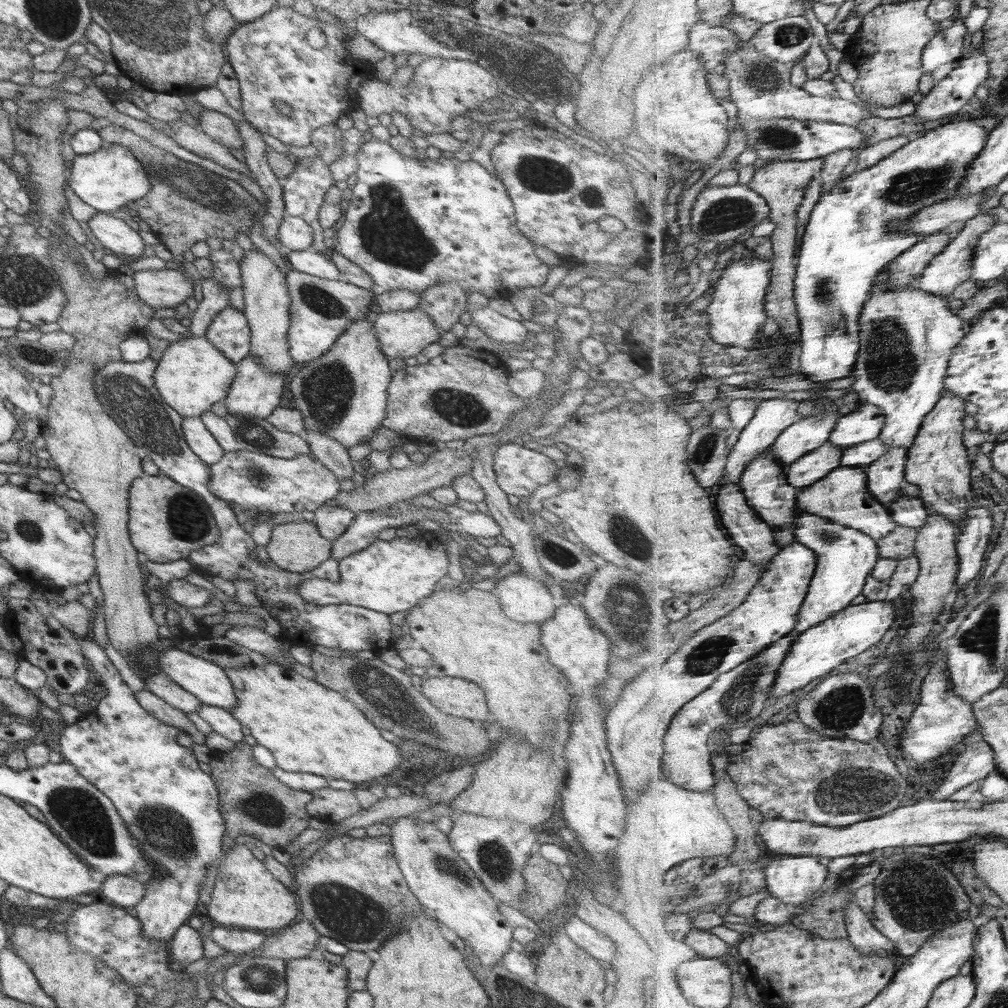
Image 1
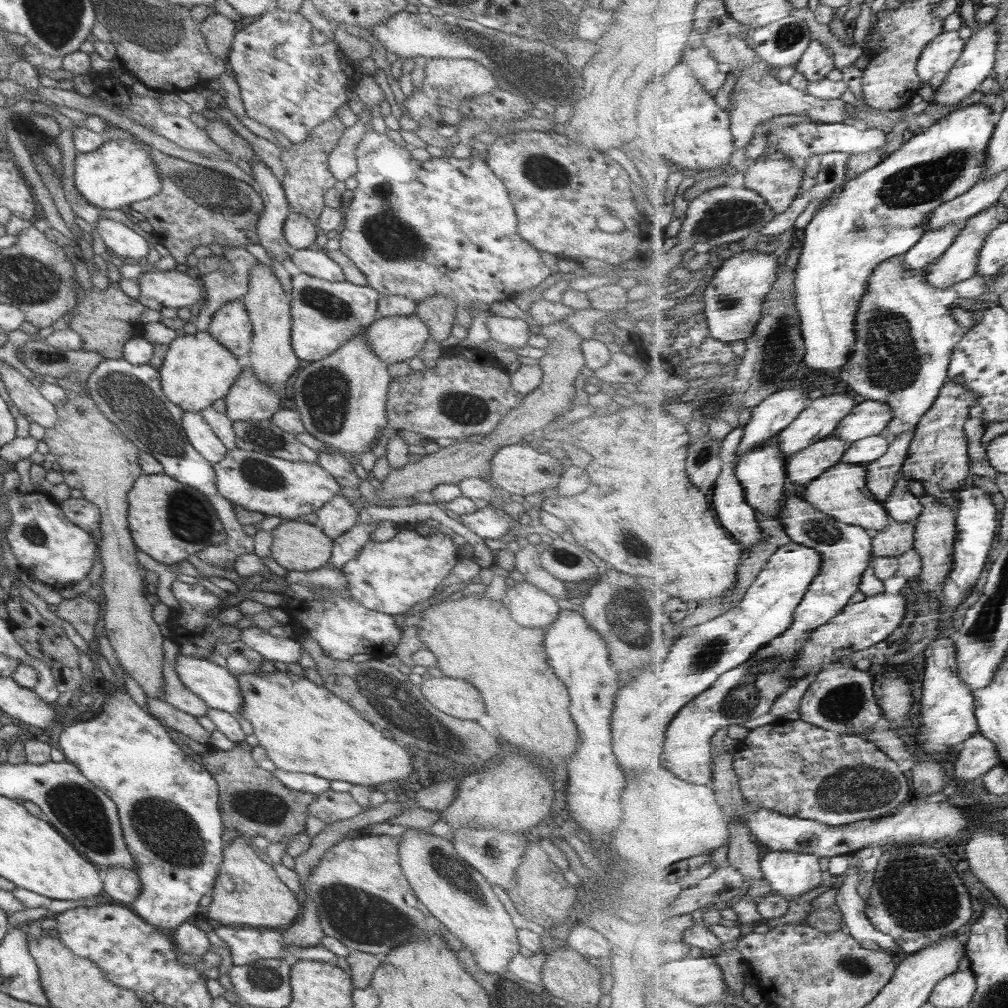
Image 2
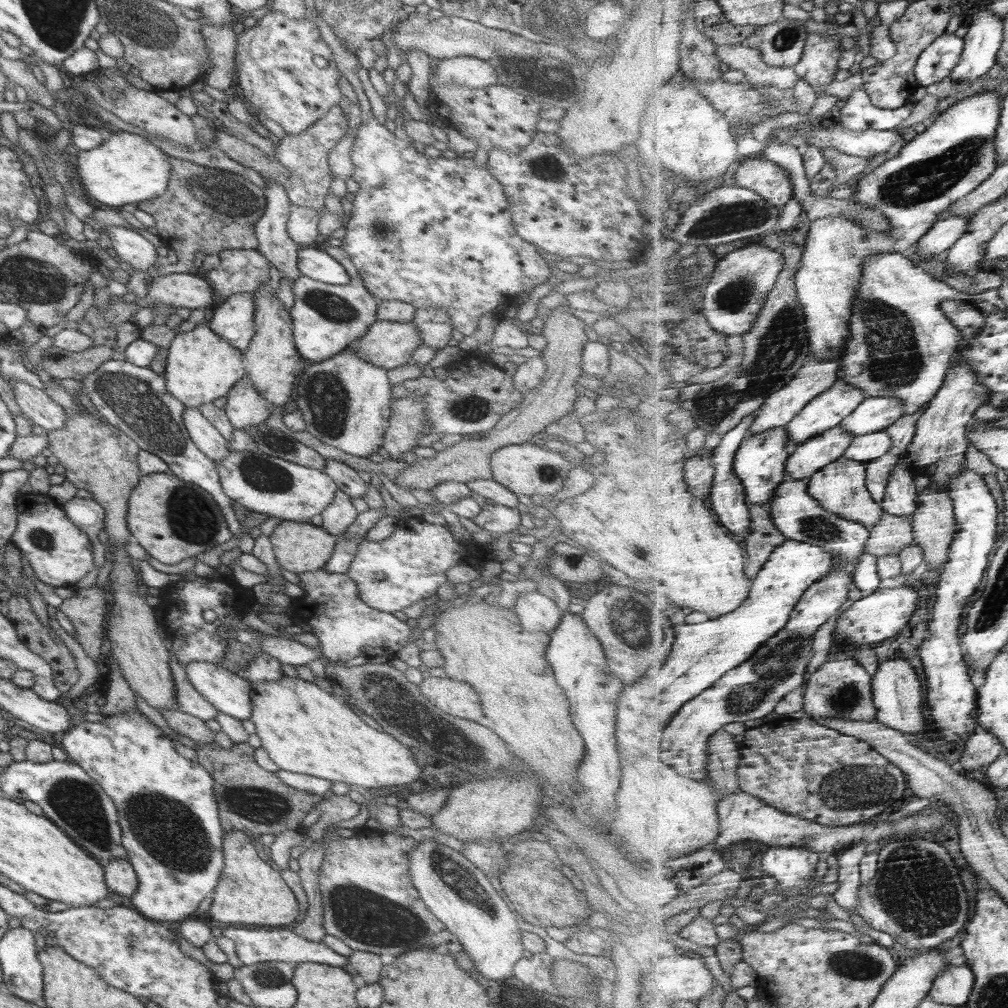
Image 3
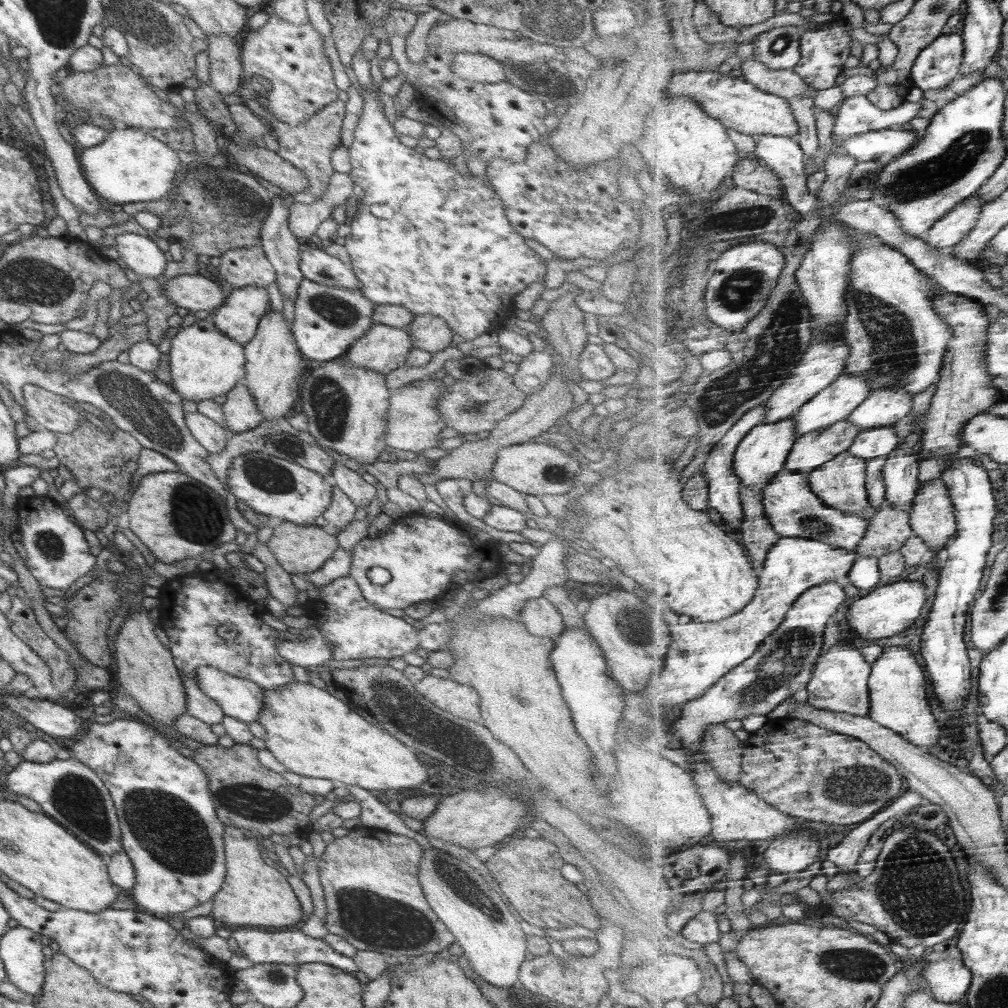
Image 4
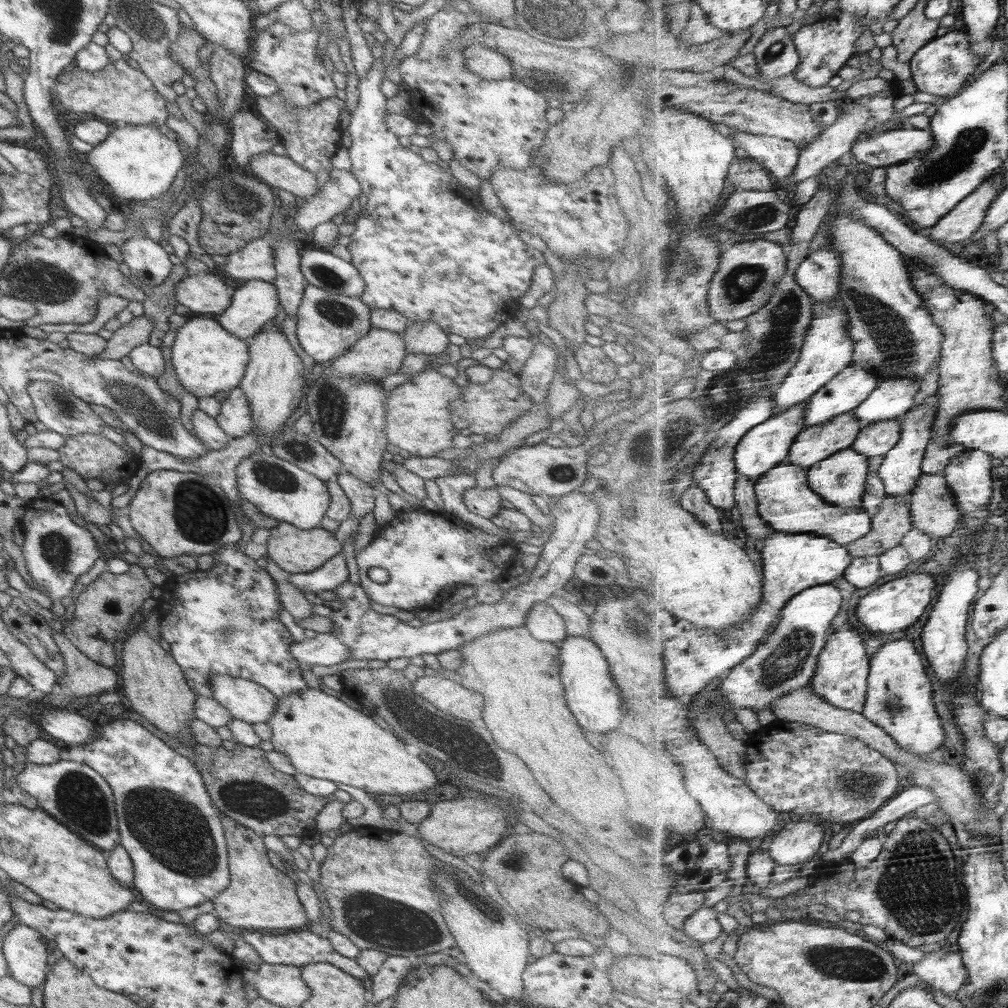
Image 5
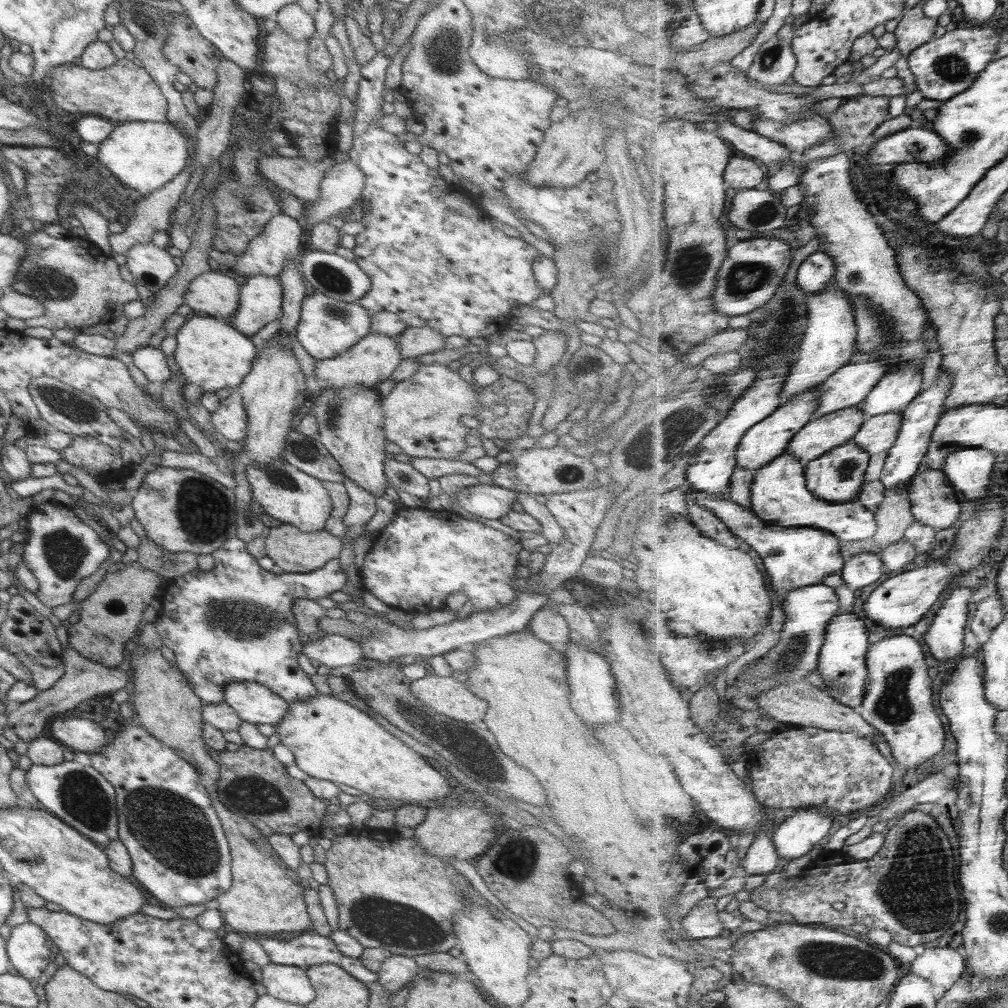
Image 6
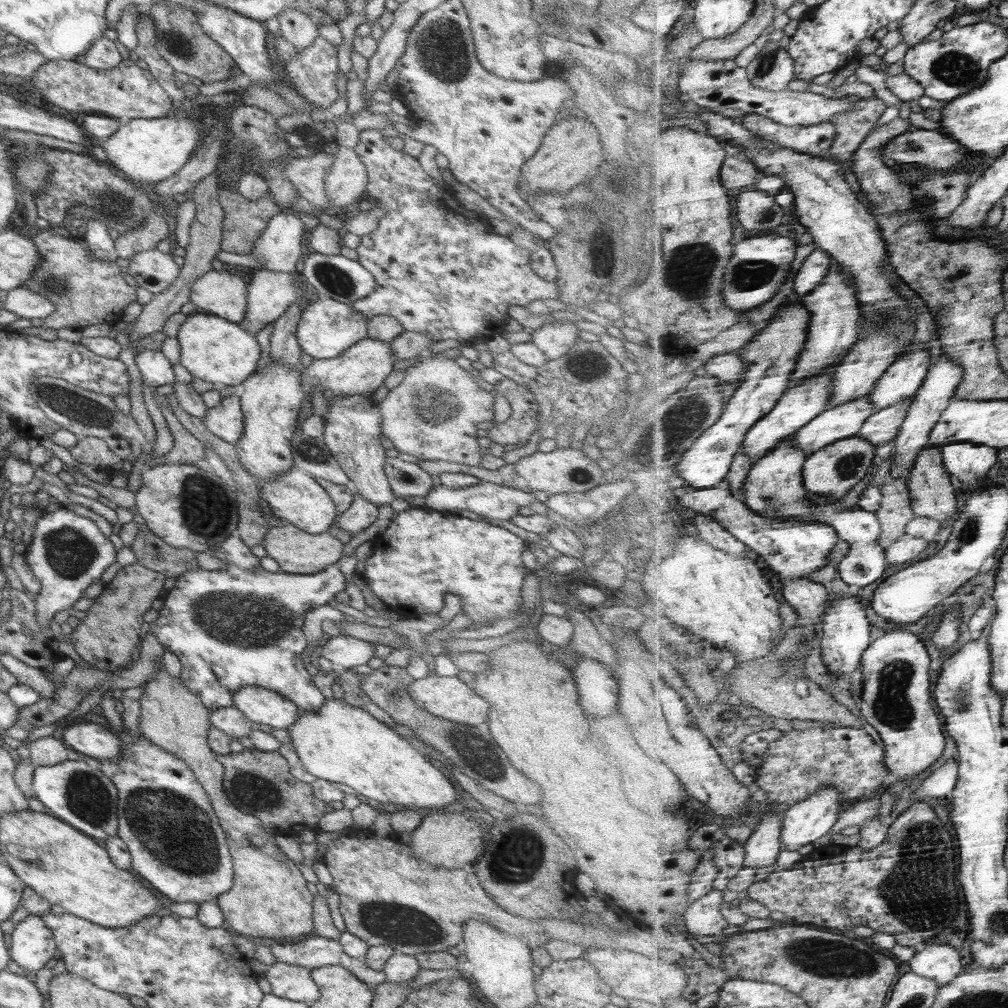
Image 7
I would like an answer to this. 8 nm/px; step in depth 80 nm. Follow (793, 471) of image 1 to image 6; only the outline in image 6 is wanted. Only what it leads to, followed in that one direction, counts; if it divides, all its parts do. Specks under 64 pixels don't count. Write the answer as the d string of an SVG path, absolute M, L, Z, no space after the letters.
M862 404L814 418L792 438L788 451L807 464L855 439L866 419Z

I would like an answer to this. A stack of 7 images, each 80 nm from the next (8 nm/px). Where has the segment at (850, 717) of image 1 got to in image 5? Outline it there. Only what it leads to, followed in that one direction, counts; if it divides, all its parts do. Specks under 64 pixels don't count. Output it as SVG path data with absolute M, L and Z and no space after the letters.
M845 623L830 634L828 644L820 654L816 675L811 680L811 690L837 708L863 713L868 699L869 673L870 655L865 640L853 624Z

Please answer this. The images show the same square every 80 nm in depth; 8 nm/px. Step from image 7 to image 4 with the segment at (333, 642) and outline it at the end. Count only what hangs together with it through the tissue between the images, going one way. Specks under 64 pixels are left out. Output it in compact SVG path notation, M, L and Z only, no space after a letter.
M315 629L315 634L307 640L283 641L277 643L275 648L277 654L280 654L290 665L301 666L319 666L329 664L326 662L332 659L332 649L325 644L323 636Z

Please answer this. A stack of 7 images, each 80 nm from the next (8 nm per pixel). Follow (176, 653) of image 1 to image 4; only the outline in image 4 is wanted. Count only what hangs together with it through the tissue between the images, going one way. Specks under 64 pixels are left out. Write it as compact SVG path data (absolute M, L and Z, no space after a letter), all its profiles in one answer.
M201 666L194 672L196 685L223 712L246 725L258 720L264 692L254 682Z

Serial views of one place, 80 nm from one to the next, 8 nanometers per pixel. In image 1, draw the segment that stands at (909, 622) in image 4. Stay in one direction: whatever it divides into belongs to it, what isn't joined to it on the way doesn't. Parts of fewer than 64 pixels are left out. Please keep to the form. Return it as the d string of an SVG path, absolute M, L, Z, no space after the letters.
M866 600L863 604L845 608L817 627L809 628L809 631L803 633L793 643L788 658L784 660L784 666L778 672L776 684L771 689L771 697L767 700L767 704L769 702L773 704L777 698L787 696L797 688L807 686L814 678L830 674L837 666L847 662L849 658L859 656L865 650L869 650L871 646L879 644L883 640L885 632L889 632L891 626L895 624L895 620L897 620L897 612L895 612L893 602L889 602L889 600L885 600L885 602Z

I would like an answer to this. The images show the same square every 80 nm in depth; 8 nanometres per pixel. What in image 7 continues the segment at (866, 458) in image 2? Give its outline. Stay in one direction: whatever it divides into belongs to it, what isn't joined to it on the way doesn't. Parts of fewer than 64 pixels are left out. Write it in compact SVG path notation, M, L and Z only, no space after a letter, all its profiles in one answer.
M914 397L905 398L897 404L876 411L868 418L859 435L870 440L876 447L885 446L891 440L896 440Z

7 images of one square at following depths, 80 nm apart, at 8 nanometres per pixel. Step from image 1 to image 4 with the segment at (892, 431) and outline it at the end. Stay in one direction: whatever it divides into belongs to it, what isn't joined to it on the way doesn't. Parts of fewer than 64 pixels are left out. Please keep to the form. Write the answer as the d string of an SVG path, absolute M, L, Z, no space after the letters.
M849 227L856 242L852 256L852 276L848 286L848 314L843 320L842 334L849 344L851 356L845 365L844 374L865 377L875 391L903 387L912 395L919 395L939 382L945 366L948 344L953 338L953 329L945 324L934 307L936 294L946 291L942 285L925 274L896 248L885 244L875 234L861 232Z

